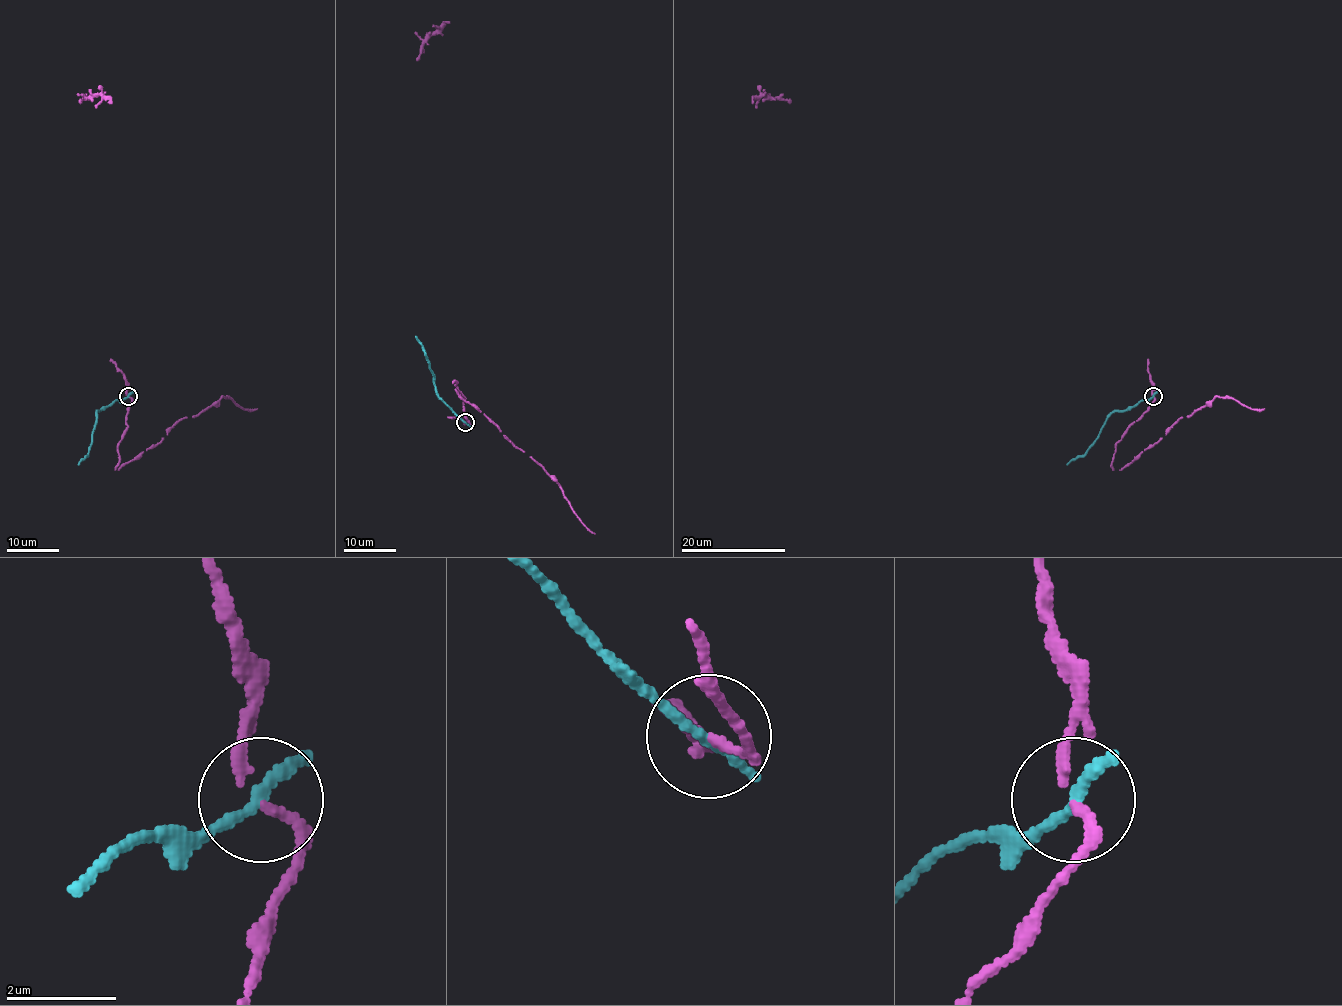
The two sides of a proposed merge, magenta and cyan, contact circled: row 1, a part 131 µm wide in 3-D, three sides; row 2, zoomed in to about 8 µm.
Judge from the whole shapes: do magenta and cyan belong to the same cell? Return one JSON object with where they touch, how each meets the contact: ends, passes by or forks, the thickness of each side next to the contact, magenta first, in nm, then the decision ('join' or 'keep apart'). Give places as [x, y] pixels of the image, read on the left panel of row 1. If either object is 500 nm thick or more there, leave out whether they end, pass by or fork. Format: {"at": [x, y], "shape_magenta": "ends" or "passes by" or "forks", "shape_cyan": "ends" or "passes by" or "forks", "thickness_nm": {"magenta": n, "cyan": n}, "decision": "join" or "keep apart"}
{"at": [128, 396], "shape_magenta": "passes by", "shape_cyan": "passes by", "thickness_nm": {"magenta": 140, "cyan": 180}, "decision": "keep apart"}

